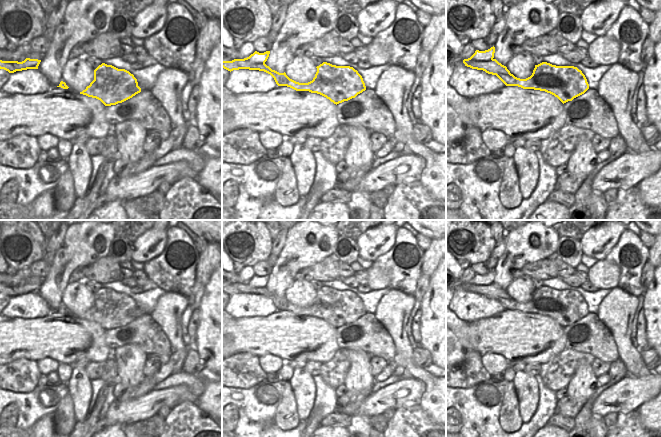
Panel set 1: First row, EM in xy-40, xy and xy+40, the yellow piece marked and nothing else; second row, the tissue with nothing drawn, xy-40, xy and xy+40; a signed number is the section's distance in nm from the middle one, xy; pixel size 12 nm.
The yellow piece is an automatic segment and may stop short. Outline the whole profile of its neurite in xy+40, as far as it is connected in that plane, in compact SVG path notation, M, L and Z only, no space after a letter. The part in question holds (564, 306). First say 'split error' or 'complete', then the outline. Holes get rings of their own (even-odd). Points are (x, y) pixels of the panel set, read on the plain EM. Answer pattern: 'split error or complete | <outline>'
complete | M491 271L485 275L476 274L468 283L464 283L465 290L472 293L483 294L488 298L496 299L506 310L518 310L523 313L534 313L545 315L557 321L563 328L572 325L574 322L584 318L589 313L589 308L585 299L574 290L556 290L547 286L535 289L533 297L526 303L515 301L506 290L499 287L494 282L495 271Z

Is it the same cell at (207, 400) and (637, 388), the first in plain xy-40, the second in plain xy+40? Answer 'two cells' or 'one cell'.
two cells

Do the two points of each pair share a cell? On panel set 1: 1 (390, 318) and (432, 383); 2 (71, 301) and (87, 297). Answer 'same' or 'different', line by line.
1: same
2: same

